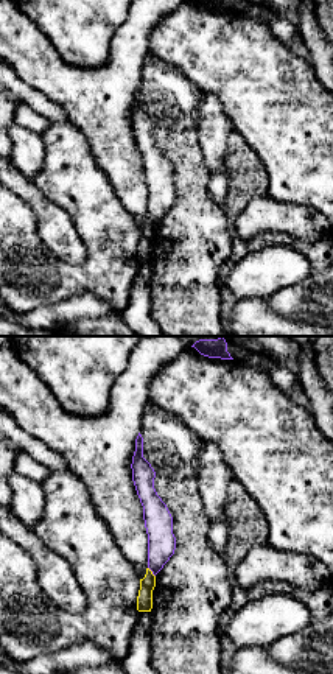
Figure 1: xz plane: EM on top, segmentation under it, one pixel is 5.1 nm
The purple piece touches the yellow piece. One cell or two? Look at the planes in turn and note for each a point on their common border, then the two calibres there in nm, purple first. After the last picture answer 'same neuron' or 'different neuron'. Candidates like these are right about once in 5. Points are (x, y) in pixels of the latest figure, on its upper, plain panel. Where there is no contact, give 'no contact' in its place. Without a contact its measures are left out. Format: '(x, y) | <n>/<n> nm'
(151, 221) | 140/80 nm

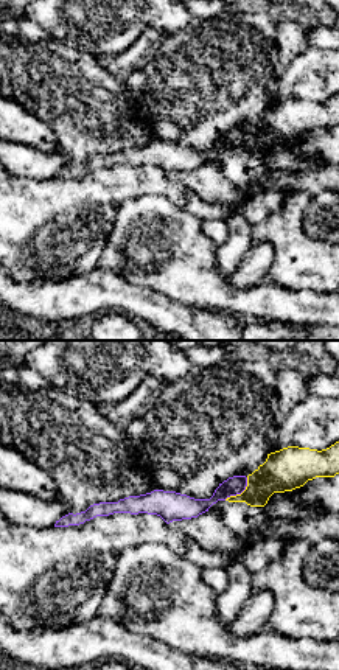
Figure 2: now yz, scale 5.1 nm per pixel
(240, 145) | 100/200 nm

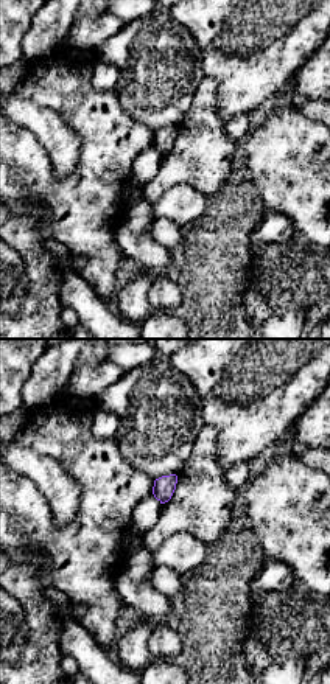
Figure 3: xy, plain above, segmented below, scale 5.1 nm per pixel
no contact

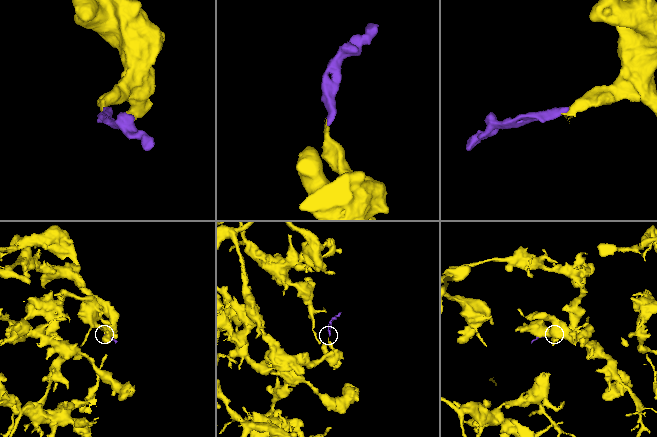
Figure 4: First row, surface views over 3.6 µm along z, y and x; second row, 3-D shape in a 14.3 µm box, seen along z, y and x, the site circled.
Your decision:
different neuron

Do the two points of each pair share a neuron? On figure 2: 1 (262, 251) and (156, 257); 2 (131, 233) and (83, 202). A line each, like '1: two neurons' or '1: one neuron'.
1: two neurons
2: two neurons

